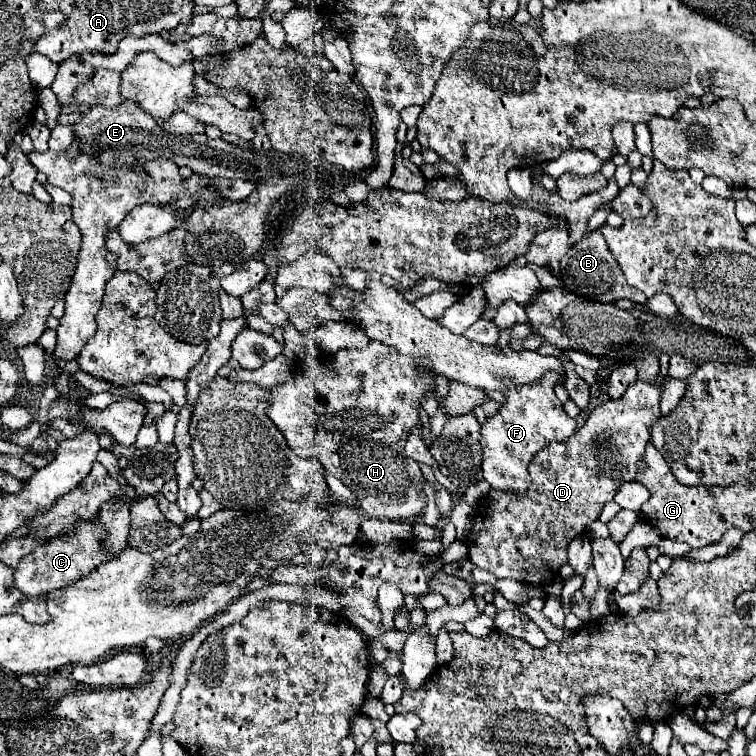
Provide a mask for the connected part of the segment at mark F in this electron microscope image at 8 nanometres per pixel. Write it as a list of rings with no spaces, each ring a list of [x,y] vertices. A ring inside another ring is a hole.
[[[552,371],[542,377],[536,385],[516,385],[514,381],[506,381],[510,391],[504,393],[506,403],[500,407],[500,411],[490,417],[482,425],[482,439],[480,445],[484,449],[482,455],[482,477],[488,481],[492,489],[500,489],[514,495],[524,495],[530,485],[530,473],[528,465],[534,455],[554,441],[566,441],[576,429],[576,419],[570,419],[558,397],[554,395],[554,385],[560,377]]]

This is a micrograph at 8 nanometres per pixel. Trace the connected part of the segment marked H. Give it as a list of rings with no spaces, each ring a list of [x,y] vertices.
[[[370,341],[366,349],[340,349],[334,355],[318,357],[318,353],[312,351],[300,361],[298,371],[290,381],[282,383],[282,387],[270,389],[266,415],[284,435],[290,449],[298,457],[318,459],[324,469],[348,485],[366,517],[404,521],[420,515],[426,507],[426,497],[420,485],[422,471],[418,463],[404,453],[410,429],[420,421],[416,409],[420,399],[426,391],[434,395],[434,373],[426,369],[428,375],[418,375],[416,367],[418,363],[414,359],[398,355],[398,351],[384,343]]]

